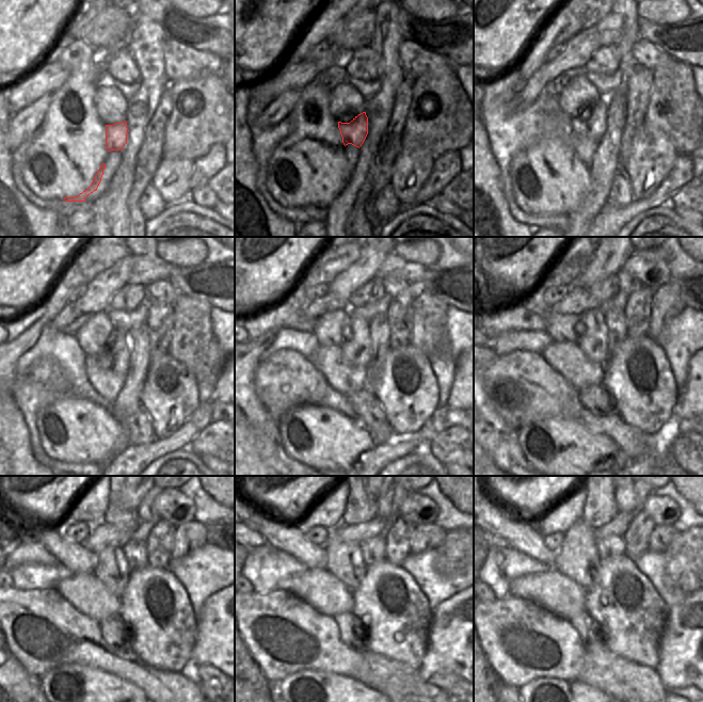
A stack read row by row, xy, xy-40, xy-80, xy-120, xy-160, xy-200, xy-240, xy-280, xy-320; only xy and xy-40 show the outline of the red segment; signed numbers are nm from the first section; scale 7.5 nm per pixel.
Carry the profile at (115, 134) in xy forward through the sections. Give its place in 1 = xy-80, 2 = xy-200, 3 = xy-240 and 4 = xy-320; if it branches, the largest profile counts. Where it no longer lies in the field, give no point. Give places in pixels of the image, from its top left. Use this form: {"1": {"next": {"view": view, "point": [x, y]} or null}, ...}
{"1": {"next": {"view": "xy-80", "point": [594, 127]}}, "2": {"next": {"view": "xy-200", "point": [591, 329]}}, "3": {"next": {"view": "xy-240", "point": [112, 568]}}, "4": {"next": {"view": "xy-320", "point": [578, 558]}}}

